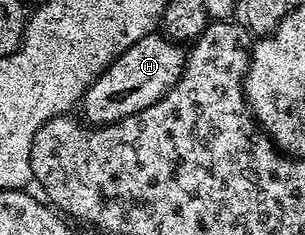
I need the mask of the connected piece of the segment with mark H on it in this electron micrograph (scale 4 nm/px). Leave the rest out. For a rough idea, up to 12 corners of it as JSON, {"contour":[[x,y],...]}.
{"contour":[[137,40],[88,88],[96,126],[133,116],[177,84],[188,51]]}

